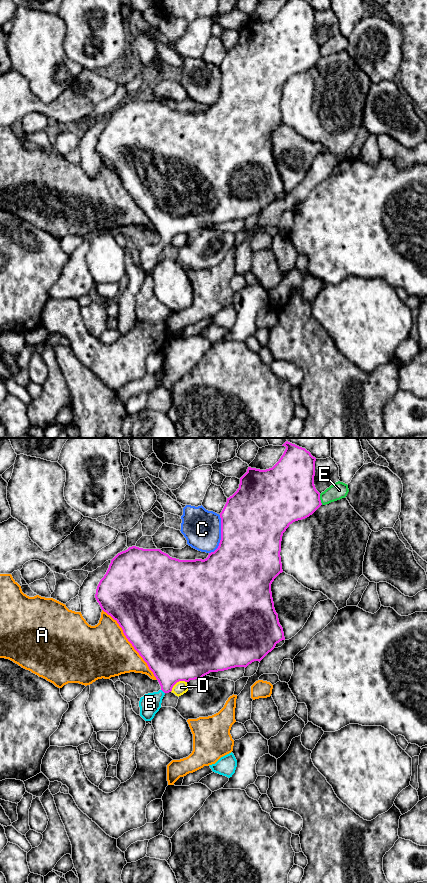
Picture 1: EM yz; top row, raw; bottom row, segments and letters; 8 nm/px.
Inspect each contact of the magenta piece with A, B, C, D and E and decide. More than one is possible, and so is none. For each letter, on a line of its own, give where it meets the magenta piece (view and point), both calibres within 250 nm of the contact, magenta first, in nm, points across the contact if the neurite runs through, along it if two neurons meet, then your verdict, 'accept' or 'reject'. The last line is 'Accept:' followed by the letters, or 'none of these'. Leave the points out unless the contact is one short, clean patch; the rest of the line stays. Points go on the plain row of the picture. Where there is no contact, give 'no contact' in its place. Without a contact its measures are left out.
A: meets magenta in yz at (130, 194); 500 nm thick on the magenta side, 440 nm on the other; reject
B: meets magenta in yz at (162, 242); 340 nm thick on the magenta side, 170 nm on the other; runs through yz (170, 212), (166, 238), (162, 242), (150, 255); accept
C: meets magenta in yz at (221, 87); 500 nm thick on the magenta side, 300 nm on the other; reject
D: meets magenta in yz at (177, 233); 500 nm thick on the magenta side, 110 nm on the other; reject
E: meets magenta in yz at (319, 51); 440 nm thick on the magenta side, 140 nm on the other; reject
Accept: B

